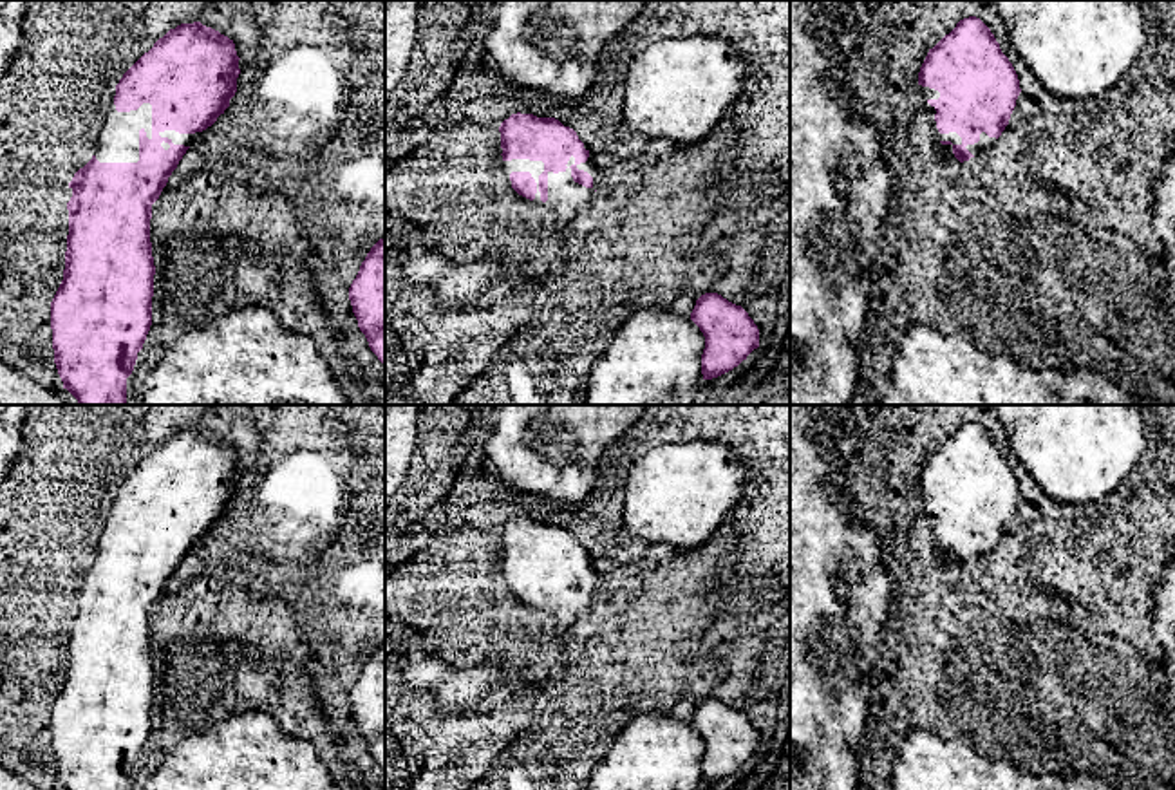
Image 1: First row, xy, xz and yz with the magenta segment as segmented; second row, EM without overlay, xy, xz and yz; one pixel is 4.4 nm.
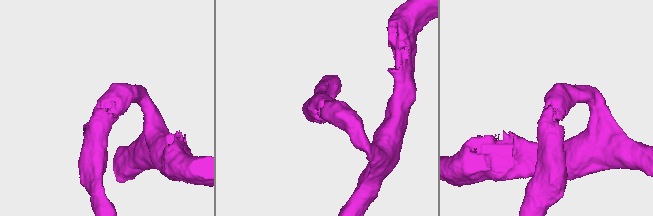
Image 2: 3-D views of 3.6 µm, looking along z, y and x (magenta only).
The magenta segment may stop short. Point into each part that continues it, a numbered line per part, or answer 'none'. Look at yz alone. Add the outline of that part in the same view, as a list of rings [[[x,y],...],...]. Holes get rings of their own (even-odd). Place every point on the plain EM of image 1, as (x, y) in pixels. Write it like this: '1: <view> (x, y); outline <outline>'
1: yz (926, 498); outline [[[918,490],[920,503],[922,503],[922,521],[927,526],[927,530],[933,533],[935,539],[935,550],[942,560],[951,560],[954,550],[962,550],[962,542],[956,537],[940,539],[935,526],[935,512],[931,512],[929,504],[938,504],[940,497],[929,492]]]

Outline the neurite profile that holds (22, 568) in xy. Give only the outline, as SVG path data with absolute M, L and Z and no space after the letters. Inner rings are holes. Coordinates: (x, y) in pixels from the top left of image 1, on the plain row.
M0 530L0 591L65 597L67 575L36 546L20 546Z

